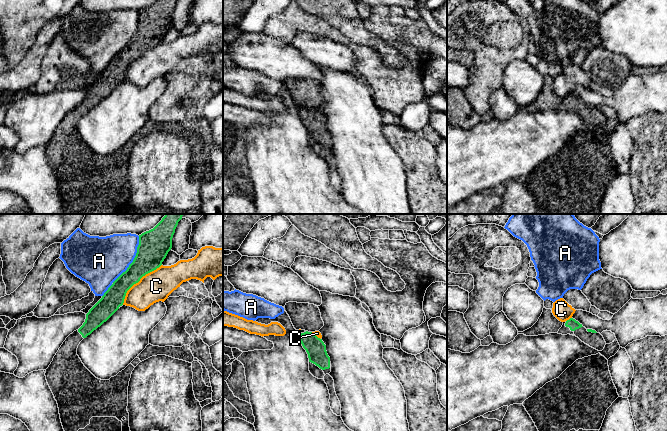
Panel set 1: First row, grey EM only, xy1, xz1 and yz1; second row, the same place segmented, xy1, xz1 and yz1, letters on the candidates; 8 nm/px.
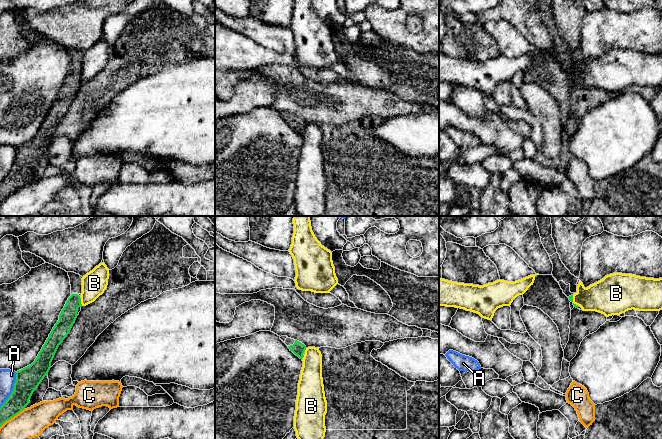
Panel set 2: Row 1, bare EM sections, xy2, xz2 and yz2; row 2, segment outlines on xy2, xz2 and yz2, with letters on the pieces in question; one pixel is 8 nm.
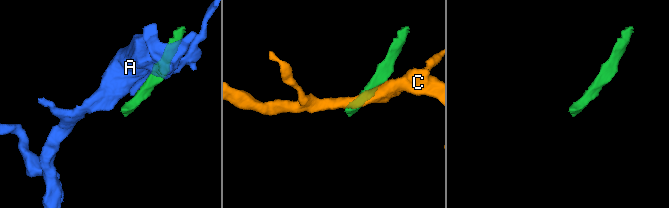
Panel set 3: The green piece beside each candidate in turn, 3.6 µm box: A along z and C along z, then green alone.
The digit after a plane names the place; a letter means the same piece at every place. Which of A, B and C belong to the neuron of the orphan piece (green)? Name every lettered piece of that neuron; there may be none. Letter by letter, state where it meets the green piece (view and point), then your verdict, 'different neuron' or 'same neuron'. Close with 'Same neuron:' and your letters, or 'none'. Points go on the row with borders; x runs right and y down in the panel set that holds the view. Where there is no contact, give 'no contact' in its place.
A: contact xy1 (133, 260); different neuron
B: contact xy2 (80, 302); different neuron
C: contact xy1 (137, 282); different neuron
Same neuron: none

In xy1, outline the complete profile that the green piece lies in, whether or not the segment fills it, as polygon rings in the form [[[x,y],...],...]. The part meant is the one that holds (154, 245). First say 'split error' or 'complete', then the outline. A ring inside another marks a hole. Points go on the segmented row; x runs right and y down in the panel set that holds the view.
split error | [[[165,214],[151,230],[139,235],[139,245],[133,262],[108,288],[102,298],[89,310],[83,325],[63,342],[53,361],[46,369],[46,380],[57,401],[64,431],[78,431],[90,424],[92,417],[116,417],[122,422],[122,431],[130,431],[128,406],[128,386],[134,366],[129,364],[124,370],[109,380],[96,378],[77,355],[80,342],[106,322],[123,305],[127,291],[146,274],[162,265],[172,248],[172,238],[183,214]]]

